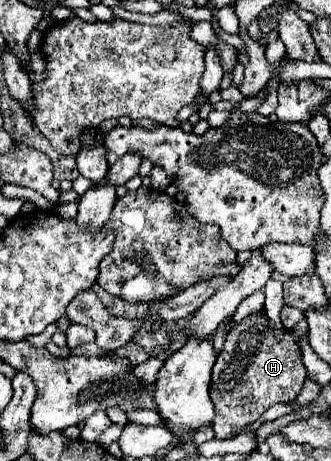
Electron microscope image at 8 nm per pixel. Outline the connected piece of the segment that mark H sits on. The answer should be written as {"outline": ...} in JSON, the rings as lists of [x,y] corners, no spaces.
{"outline":[[[257,312],[243,318],[225,336],[223,352],[213,366],[213,378],[209,396],[215,404],[213,432],[215,438],[229,438],[259,420],[259,416],[273,404],[291,402],[303,388],[307,370],[301,362],[301,350],[293,342],[289,330],[285,330],[285,340],[279,344],[273,338],[269,320],[265,314]]]}

